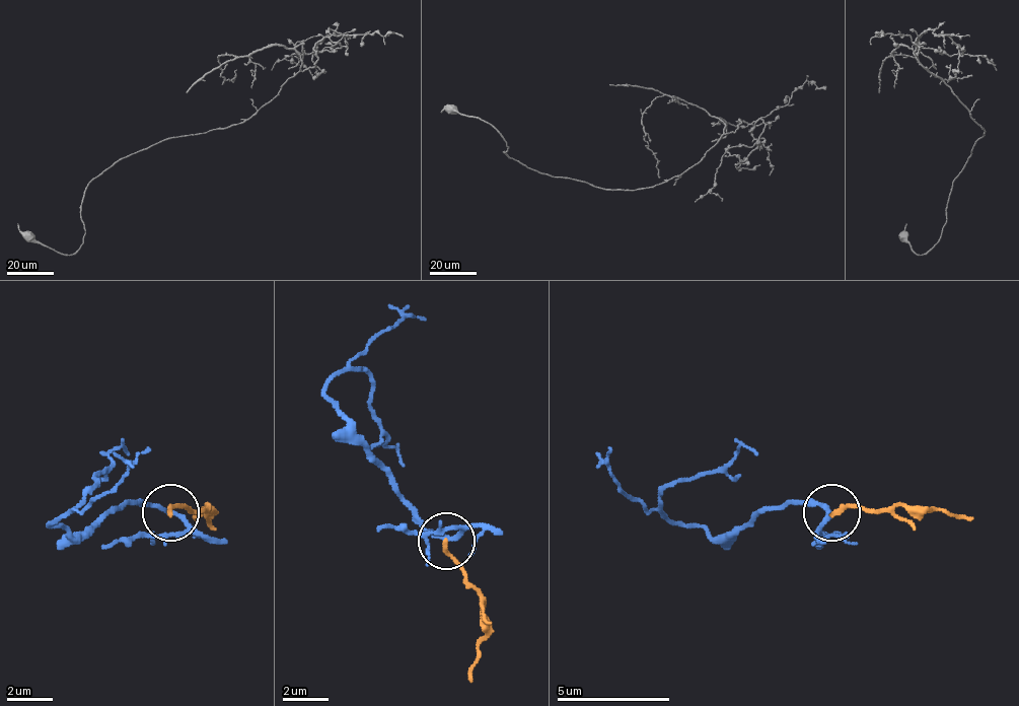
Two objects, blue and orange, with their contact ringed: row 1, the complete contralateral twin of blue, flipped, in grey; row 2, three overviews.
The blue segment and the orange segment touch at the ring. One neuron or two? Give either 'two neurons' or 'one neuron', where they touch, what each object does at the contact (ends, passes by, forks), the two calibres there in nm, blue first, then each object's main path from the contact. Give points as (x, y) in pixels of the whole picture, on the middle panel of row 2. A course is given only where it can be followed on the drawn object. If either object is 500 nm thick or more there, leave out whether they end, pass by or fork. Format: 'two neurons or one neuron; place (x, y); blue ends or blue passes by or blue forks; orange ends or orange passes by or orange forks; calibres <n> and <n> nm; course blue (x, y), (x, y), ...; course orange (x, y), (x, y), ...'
two neurons; place (446, 541); blue passes by; orange ends; calibres 200 and 200 nm; course blue (447, 539), (345, 420), (328, 392), (345, 368), (373, 380), (373, 414), (402, 466); course orange (447, 539), (453, 562), (482, 602), (482, 641), (469, 681)

